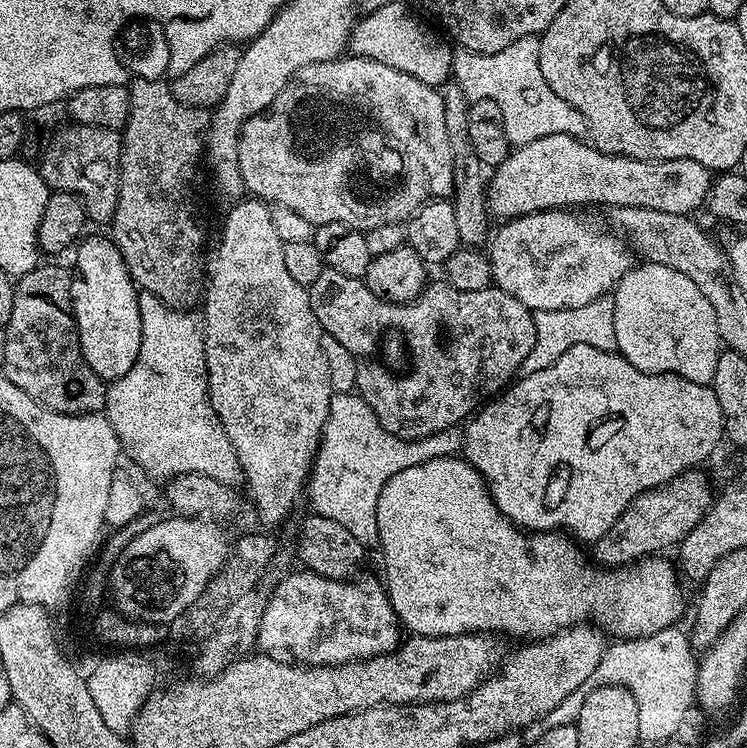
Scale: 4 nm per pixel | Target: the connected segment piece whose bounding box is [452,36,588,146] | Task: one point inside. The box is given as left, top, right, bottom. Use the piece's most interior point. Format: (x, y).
(512, 78)

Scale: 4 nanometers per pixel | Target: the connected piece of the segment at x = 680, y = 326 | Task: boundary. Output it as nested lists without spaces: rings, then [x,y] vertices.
[[[640,262],[629,268],[616,283],[610,299],[616,351],[626,358],[626,362],[630,362],[630,366],[646,374],[670,374],[690,382],[711,385],[722,351],[718,318],[714,318],[714,306],[710,306],[706,294],[702,294],[702,290],[698,290],[698,286],[694,286],[686,274],[678,274],[678,270],[670,270],[670,266]]]

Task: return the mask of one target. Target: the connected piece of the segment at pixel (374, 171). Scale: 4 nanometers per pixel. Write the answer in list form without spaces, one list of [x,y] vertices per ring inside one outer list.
[[[341,55],[334,60],[314,62],[310,66],[302,66],[291,76],[288,84],[270,102],[268,108],[263,108],[244,121],[238,142],[238,166],[240,176],[244,180],[244,188],[253,197],[259,198],[269,205],[281,204],[290,206],[297,214],[302,214],[314,226],[342,222],[351,228],[367,230],[374,226],[386,226],[407,221],[412,213],[417,212],[423,204],[430,200],[447,197],[452,189],[452,164],[449,139],[446,136],[445,115],[441,93],[437,89],[426,86],[426,82],[418,82],[410,74],[402,74],[402,70],[394,70],[390,66],[382,66],[382,62],[374,62],[365,56]]]

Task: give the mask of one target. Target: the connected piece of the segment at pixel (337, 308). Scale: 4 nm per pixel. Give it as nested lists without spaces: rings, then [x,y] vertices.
[[[327,266],[322,270],[322,274],[318,274],[318,278],[314,278],[312,284],[307,285],[310,306],[314,310],[316,321],[320,323],[321,329],[327,335],[338,338],[338,342],[342,342],[342,346],[346,346],[346,350],[350,350],[350,354],[354,354],[358,366],[355,391],[367,402],[370,410],[374,410],[374,414],[380,420],[383,428],[392,436],[397,436],[399,440],[420,440],[423,436],[429,436],[447,428],[455,428],[461,422],[467,421],[481,405],[493,399],[497,393],[513,383],[514,377],[520,372],[522,362],[526,362],[526,354],[530,354],[536,341],[535,315],[532,309],[522,306],[522,302],[518,302],[518,298],[506,294],[495,286],[486,290],[454,290],[454,286],[450,286],[446,282],[439,283],[429,283],[425,287],[424,293],[417,300],[411,300],[408,304],[386,302],[382,298],[370,294],[363,279],[338,274],[338,270]]]

